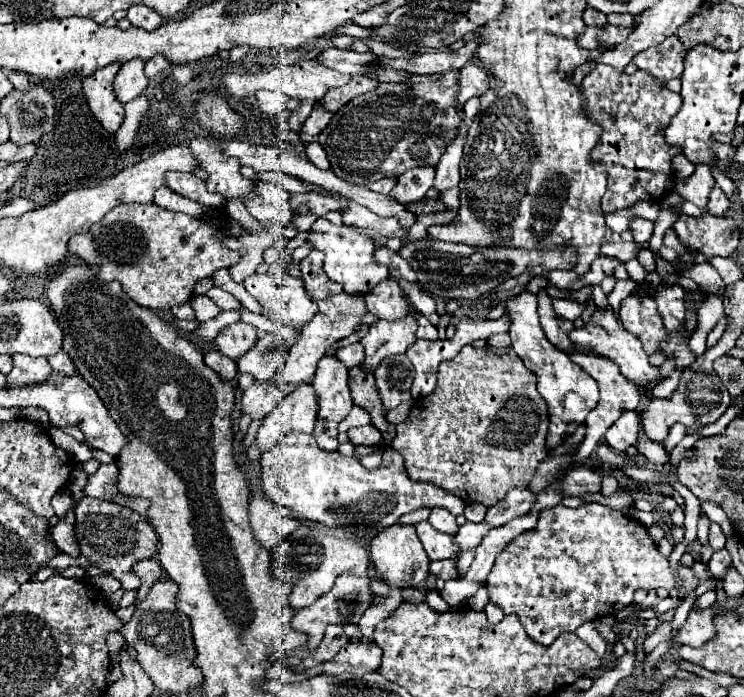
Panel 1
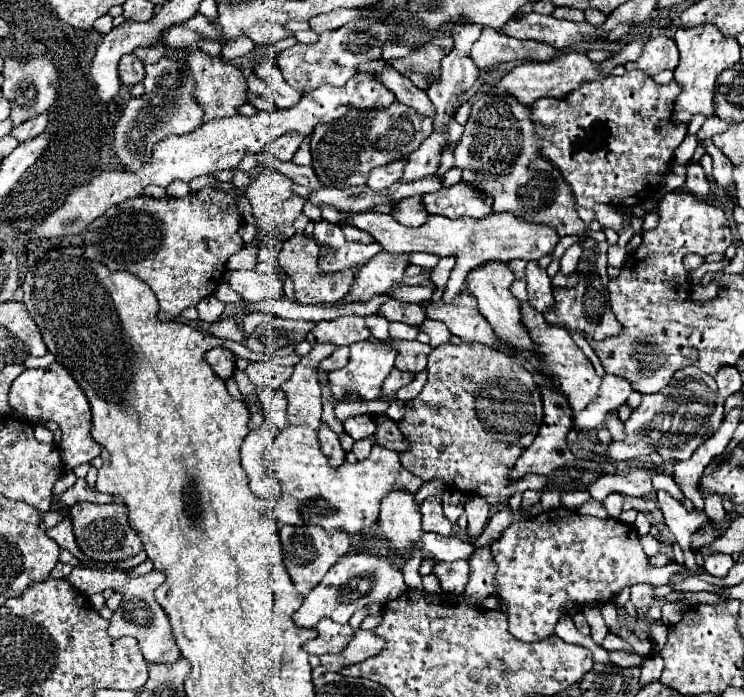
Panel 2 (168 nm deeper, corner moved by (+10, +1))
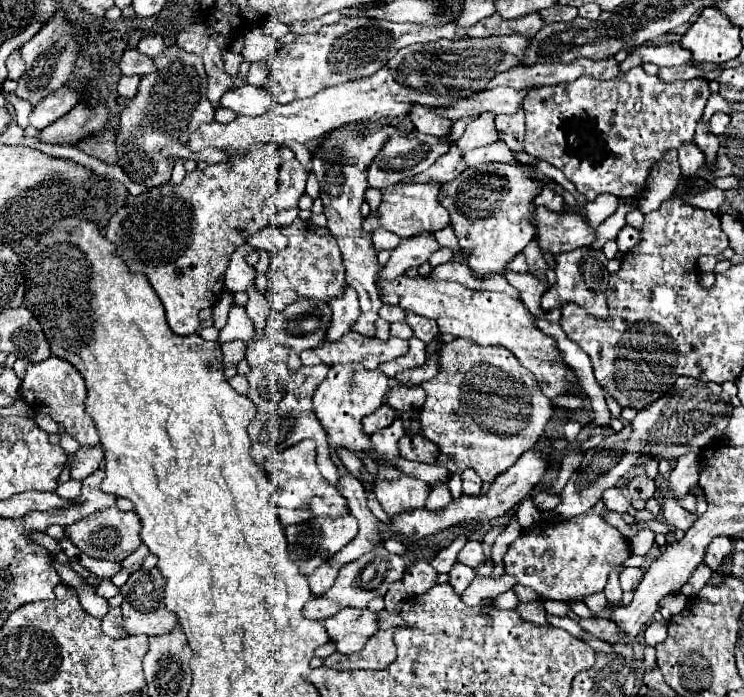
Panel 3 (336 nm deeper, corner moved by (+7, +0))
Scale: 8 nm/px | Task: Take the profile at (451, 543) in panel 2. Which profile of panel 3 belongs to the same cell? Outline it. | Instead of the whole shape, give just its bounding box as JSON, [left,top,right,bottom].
[459,540,487,568]

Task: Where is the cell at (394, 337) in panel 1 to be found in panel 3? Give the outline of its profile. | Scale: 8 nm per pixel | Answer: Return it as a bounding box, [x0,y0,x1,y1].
[313,364,389,458]

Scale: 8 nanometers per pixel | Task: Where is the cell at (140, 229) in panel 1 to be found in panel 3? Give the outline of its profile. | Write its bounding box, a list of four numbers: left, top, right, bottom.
[105,146,281,336]

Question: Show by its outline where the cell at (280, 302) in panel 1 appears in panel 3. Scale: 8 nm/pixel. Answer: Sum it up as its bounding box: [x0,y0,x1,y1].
[225,244,254,292]

